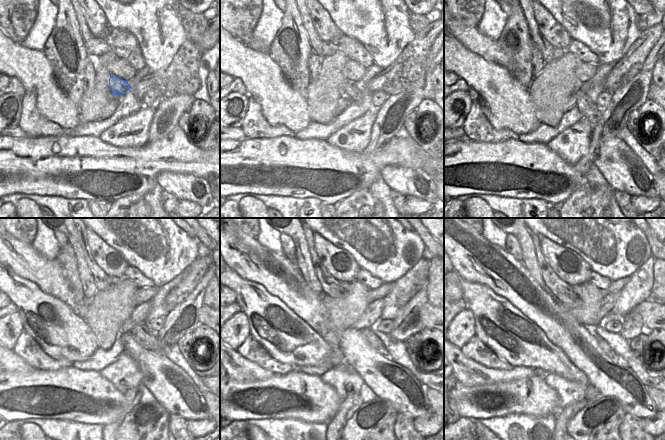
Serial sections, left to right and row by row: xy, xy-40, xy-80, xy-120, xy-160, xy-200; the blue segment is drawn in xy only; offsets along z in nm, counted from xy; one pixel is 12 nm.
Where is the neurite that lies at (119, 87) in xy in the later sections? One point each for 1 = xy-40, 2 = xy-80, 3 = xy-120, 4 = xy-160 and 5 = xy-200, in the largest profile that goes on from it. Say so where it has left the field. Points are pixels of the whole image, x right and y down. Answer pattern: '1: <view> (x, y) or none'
1: xy-40 (349, 90)
2: xy-80 (590, 111)
3: xy-120 (141, 332)
4: xy-160 (368, 335)
5: xy-200 (616, 358)

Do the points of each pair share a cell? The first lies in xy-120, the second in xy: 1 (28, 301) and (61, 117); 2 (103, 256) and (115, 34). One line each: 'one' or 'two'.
1: one
2: two

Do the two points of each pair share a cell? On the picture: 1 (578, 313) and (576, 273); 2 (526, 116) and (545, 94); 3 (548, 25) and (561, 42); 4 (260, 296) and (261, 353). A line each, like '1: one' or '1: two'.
1: two
2: two
3: one
4: two

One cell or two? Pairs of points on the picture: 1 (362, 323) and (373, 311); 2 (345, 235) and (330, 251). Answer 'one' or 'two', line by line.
1: one
2: two

